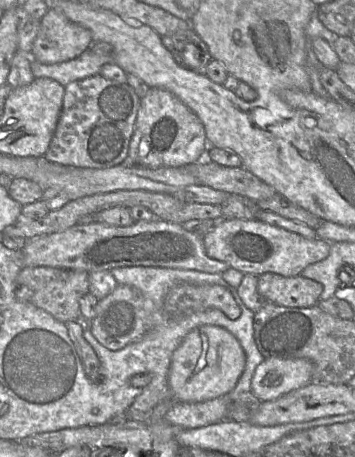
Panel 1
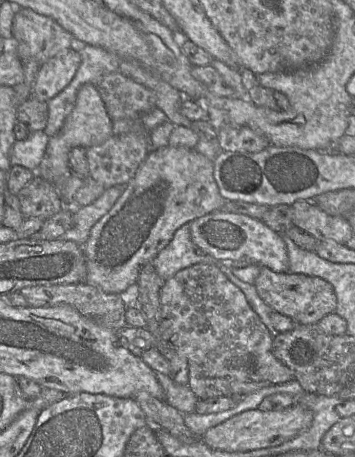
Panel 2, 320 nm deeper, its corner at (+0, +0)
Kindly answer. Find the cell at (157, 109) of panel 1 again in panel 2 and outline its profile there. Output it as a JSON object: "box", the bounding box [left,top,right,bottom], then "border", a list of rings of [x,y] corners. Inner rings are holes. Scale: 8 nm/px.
{"box":[83,146,227,294],"border":[[[166,146],[148,153],[133,178],[110,211],[91,229],[83,246],[87,273],[85,283],[105,293],[122,294],[135,285],[141,268],[152,260],[171,242],[175,232],[185,224],[220,210],[227,202],[220,194],[214,178],[213,161],[196,149]]]}

